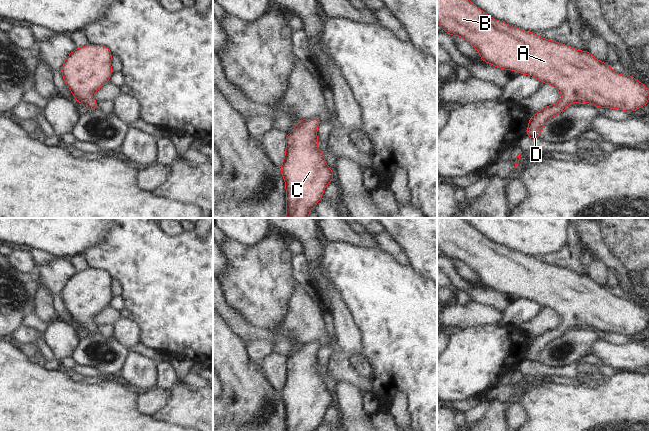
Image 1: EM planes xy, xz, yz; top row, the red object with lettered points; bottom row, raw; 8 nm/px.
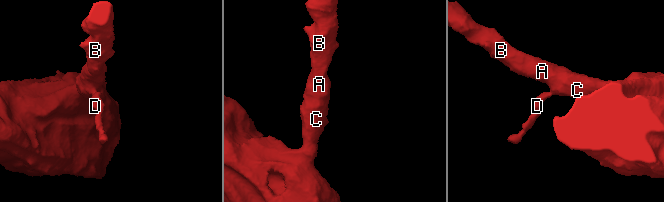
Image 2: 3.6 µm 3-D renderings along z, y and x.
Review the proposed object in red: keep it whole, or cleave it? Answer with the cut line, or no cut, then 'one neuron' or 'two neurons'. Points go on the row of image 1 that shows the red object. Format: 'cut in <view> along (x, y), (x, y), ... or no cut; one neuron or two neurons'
no cut; one neuron

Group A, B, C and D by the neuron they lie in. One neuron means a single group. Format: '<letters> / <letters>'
A B C D

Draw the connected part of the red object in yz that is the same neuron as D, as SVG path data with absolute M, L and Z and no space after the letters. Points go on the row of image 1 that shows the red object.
M437 0L437 22L444 32L452 36L461 36L480 52L480 58L496 67L514 70L524 75L532 75L542 83L553 85L562 95L562 100L554 105L546 106L529 120L526 135L538 139L544 124L553 116L564 111L571 102L578 104L591 102L596 107L623 109L628 113L648 104L649 89L630 75L620 75L614 72L606 63L594 58L588 51L577 51L574 48L543 39L535 33L511 27L497 21L477 8L470 0Z

